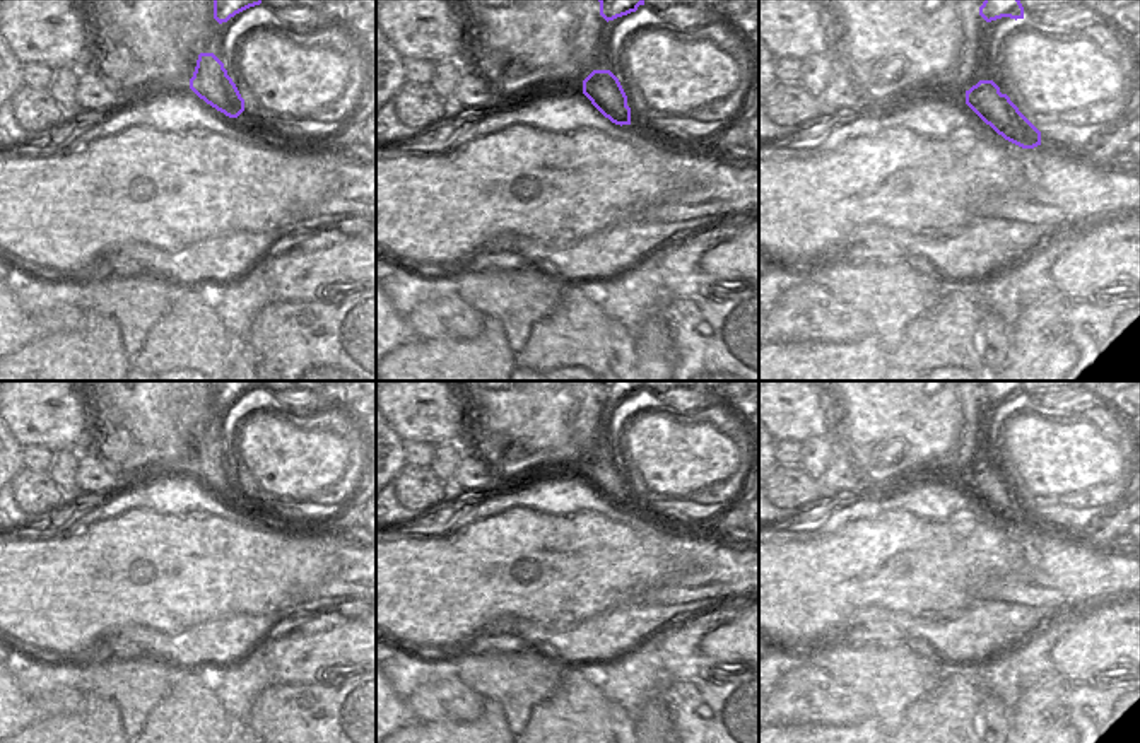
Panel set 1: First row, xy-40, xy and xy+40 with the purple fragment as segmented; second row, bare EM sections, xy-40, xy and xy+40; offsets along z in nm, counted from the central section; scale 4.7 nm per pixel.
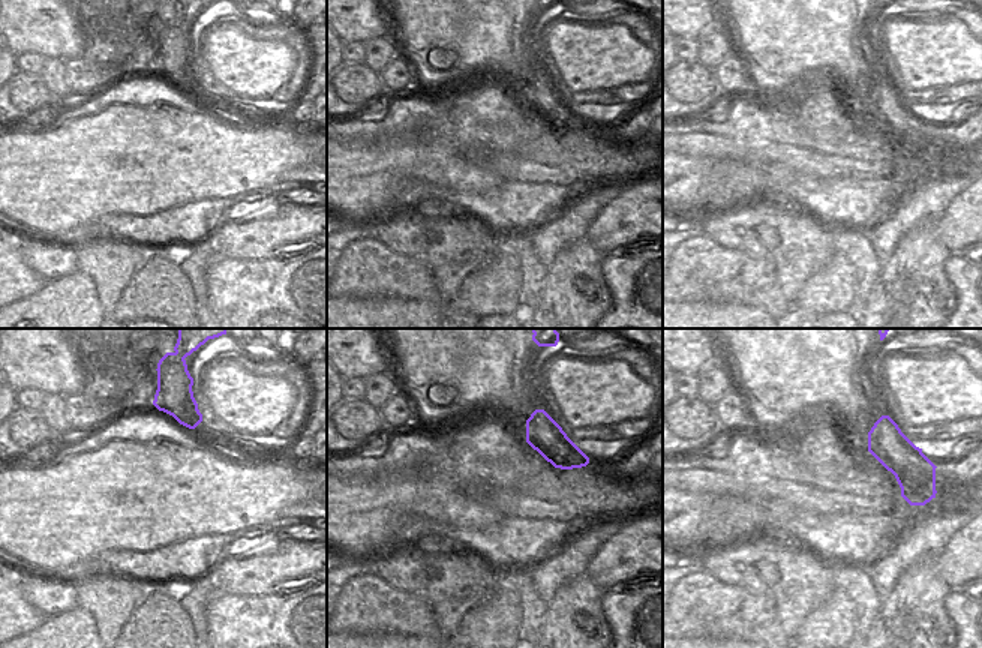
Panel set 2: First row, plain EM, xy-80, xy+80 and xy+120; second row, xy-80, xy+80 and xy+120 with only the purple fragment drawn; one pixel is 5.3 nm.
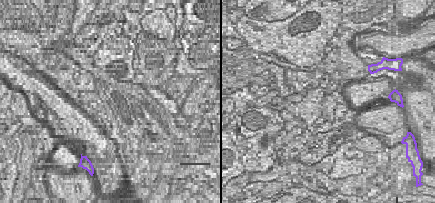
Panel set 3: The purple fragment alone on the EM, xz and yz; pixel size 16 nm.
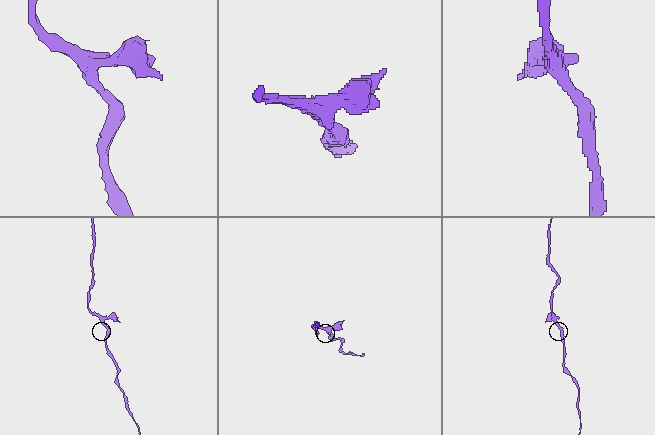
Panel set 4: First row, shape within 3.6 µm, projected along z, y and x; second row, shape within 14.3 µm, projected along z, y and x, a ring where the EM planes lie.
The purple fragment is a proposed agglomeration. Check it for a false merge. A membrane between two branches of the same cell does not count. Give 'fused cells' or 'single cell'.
single cell

